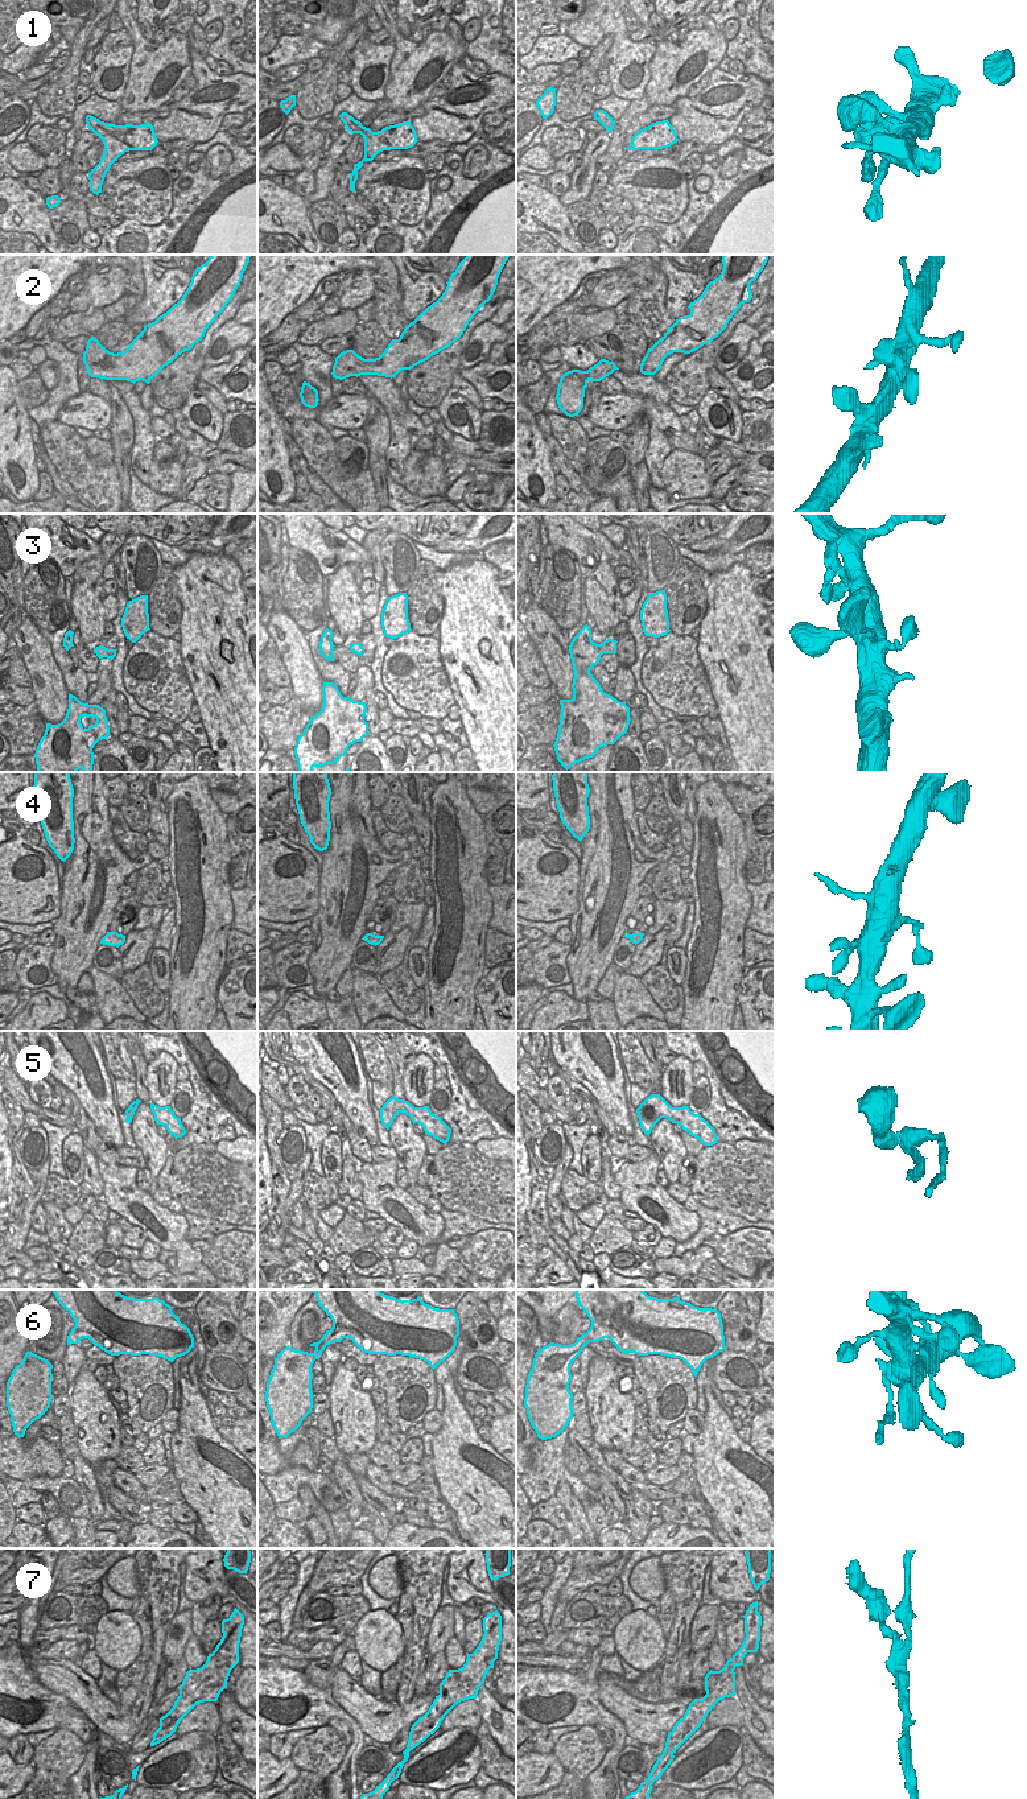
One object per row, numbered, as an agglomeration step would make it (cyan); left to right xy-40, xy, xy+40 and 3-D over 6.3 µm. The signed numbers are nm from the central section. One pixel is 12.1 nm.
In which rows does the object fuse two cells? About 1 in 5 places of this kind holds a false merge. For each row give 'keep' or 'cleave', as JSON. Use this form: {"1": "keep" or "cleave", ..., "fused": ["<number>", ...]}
{"1": "keep", "2": "keep", "3": "keep", "4": "keep", "5": "keep", "6": "keep", "7": "keep", "fused": []}

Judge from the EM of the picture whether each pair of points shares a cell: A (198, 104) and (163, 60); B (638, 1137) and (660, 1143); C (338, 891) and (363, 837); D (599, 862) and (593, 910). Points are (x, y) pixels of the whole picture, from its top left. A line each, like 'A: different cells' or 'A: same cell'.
A: different cells
B: different cells
C: same cell
D: same cell

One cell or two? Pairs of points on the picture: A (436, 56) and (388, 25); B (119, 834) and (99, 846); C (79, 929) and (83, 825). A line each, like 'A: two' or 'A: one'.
A: one
B: two
C: one

